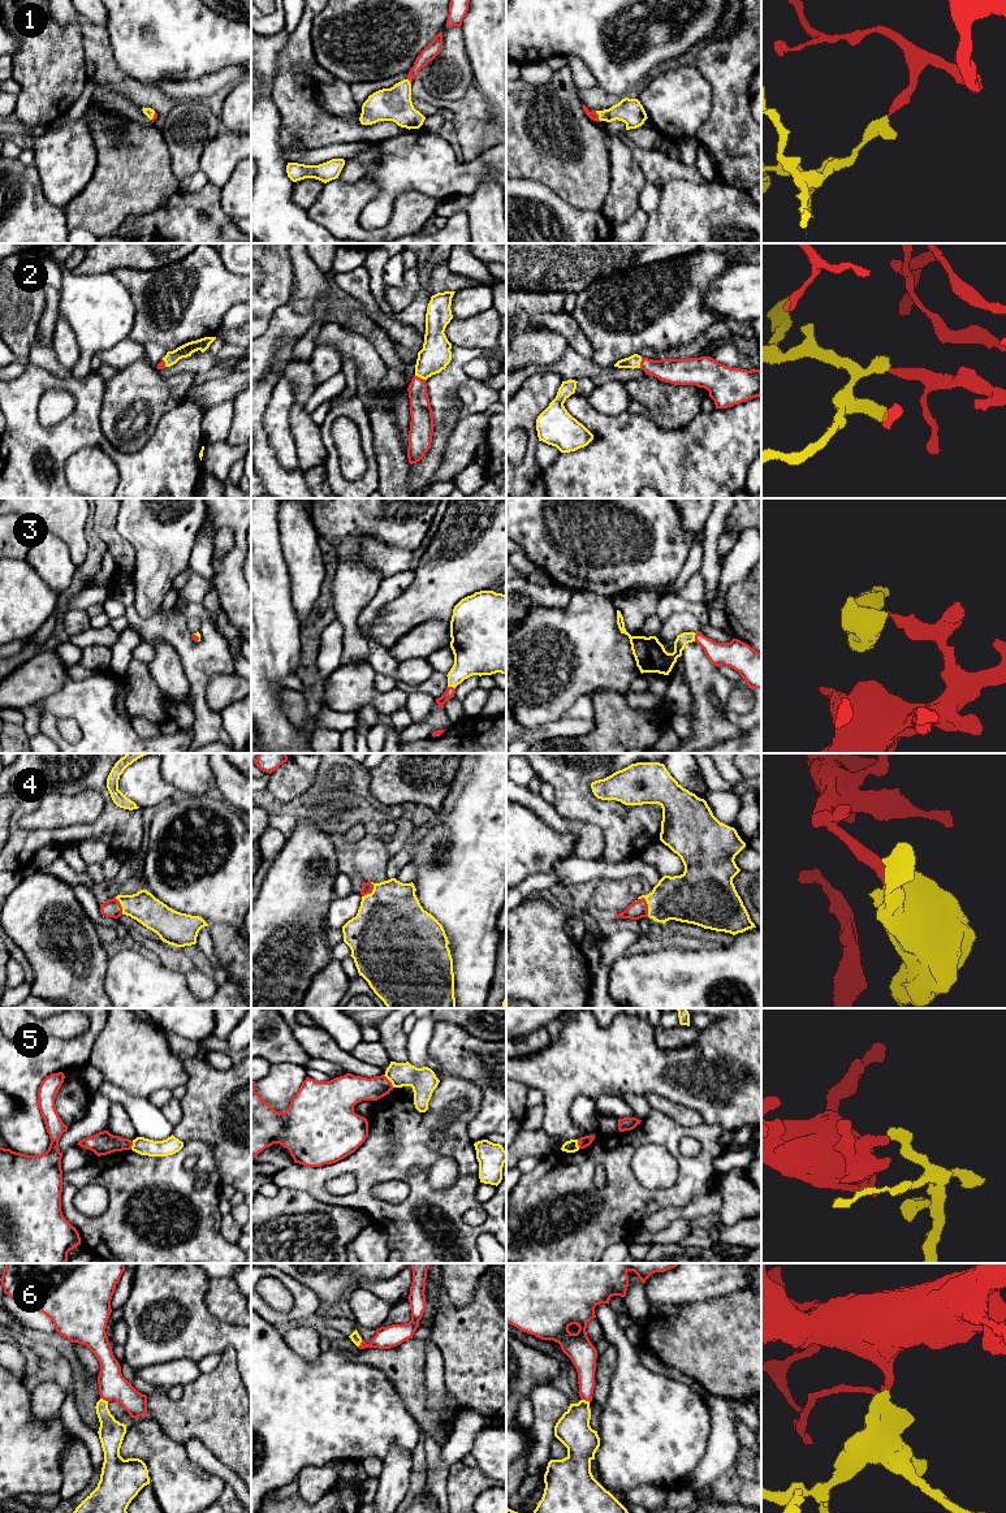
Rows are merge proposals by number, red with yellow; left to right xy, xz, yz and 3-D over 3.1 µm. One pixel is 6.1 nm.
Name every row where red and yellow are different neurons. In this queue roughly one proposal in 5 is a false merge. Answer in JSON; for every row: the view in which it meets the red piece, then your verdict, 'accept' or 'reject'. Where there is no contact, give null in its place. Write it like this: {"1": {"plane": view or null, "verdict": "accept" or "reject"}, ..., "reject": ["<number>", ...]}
{"1": {"plane": "yz", "verdict": "accept"}, "2": {"plane": "xz", "verdict": "accept"}, "3": {"plane": "xz", "verdict": "accept"}, "4": {"plane": "yz", "verdict": "accept"}, "5": {"plane": "xz", "verdict": "reject"}, "6": {"plane": "xy", "verdict": "accept"}, "reject": ["5"]}

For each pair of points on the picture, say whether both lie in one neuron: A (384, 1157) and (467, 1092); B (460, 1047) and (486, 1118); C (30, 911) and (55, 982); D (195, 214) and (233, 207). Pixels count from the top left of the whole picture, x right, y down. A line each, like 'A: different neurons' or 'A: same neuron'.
A: same neuron
B: same neuron
C: same neuron
D: different neurons

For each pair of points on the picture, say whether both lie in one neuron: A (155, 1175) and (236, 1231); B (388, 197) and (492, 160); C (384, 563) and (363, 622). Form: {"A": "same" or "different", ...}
{"A": "different", "B": "same", "C": "different"}

